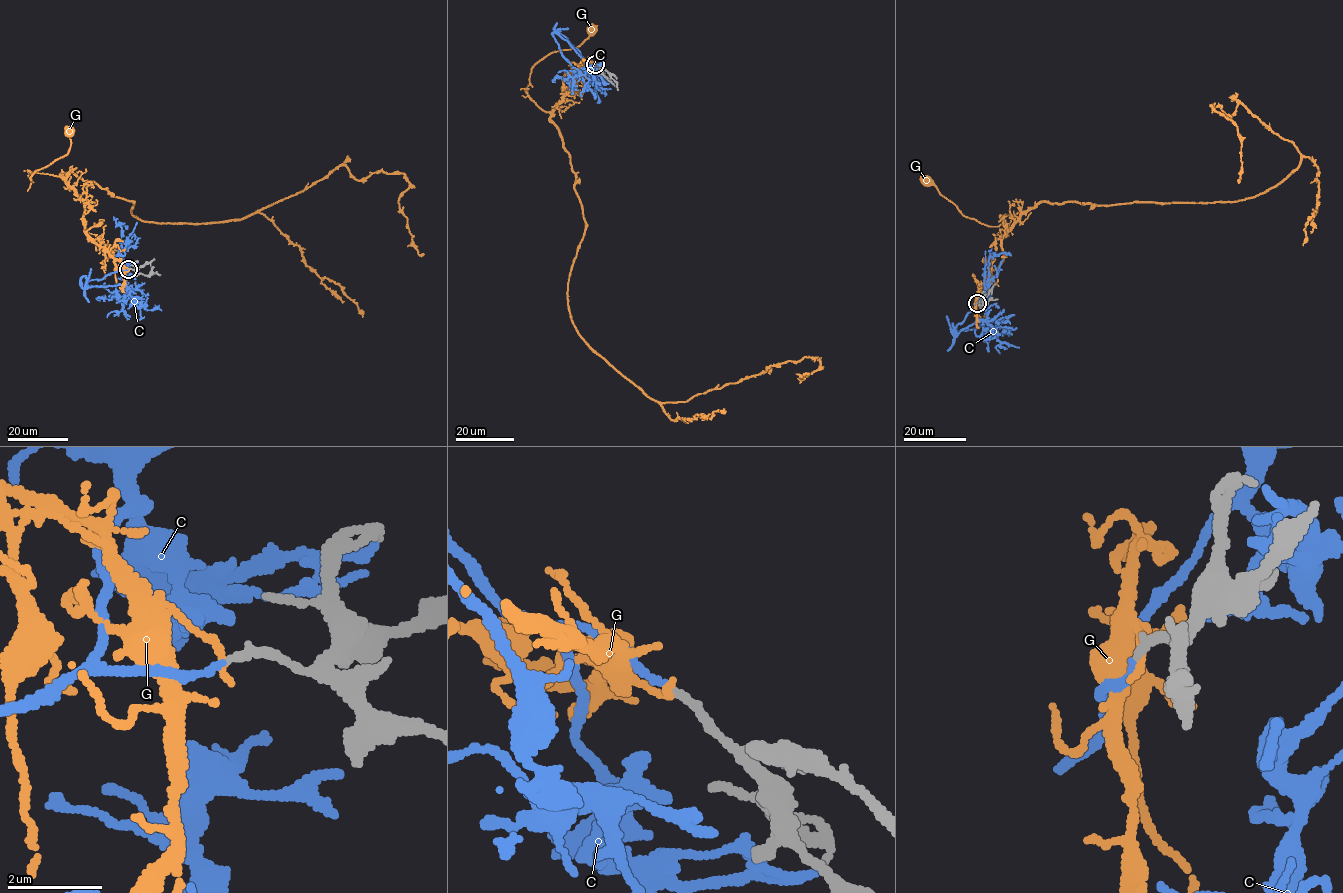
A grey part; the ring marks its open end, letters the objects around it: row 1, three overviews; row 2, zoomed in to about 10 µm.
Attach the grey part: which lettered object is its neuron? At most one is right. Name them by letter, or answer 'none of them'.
C

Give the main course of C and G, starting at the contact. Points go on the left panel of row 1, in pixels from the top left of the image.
C: (128, 269), (118, 270), (87, 283), (91, 287), (126, 286), (136, 304), (147, 310), (161, 310)
G: (128, 269), (86, 233), (83, 201), (66, 182), (27, 170), (30, 179), (65, 155), (71, 144), (67, 132)

